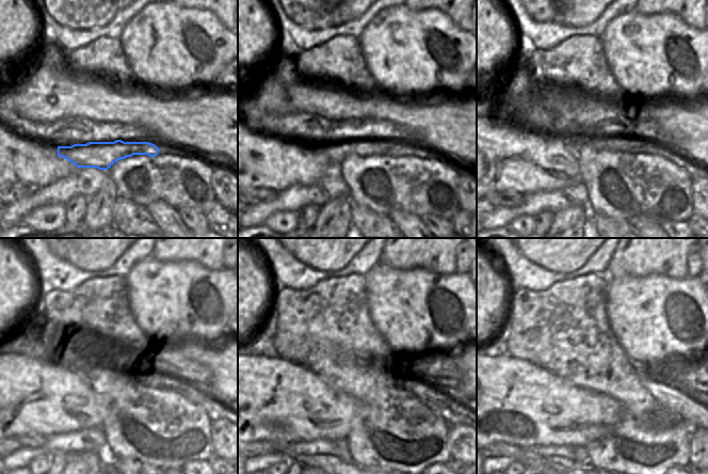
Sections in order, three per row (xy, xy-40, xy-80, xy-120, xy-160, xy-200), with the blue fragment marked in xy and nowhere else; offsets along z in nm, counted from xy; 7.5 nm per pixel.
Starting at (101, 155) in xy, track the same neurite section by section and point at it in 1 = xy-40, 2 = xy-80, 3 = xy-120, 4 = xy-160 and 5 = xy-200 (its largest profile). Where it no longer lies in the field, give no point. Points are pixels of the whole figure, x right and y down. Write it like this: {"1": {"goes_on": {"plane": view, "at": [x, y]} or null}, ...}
{"1": {"goes_on": {"plane": "xy-40", "at": [337, 152]}}, "2": {"goes_on": {"plane": "xy-80", "at": [614, 144]}}, "3": {"goes_on": {"plane": "xy-120", "at": [215, 410]}}, "4": {"goes_on": {"plane": "xy-160", "at": [452, 410]}}, "5": {"goes_on": {"plane": "xy-200", "at": [693, 411]}}}

